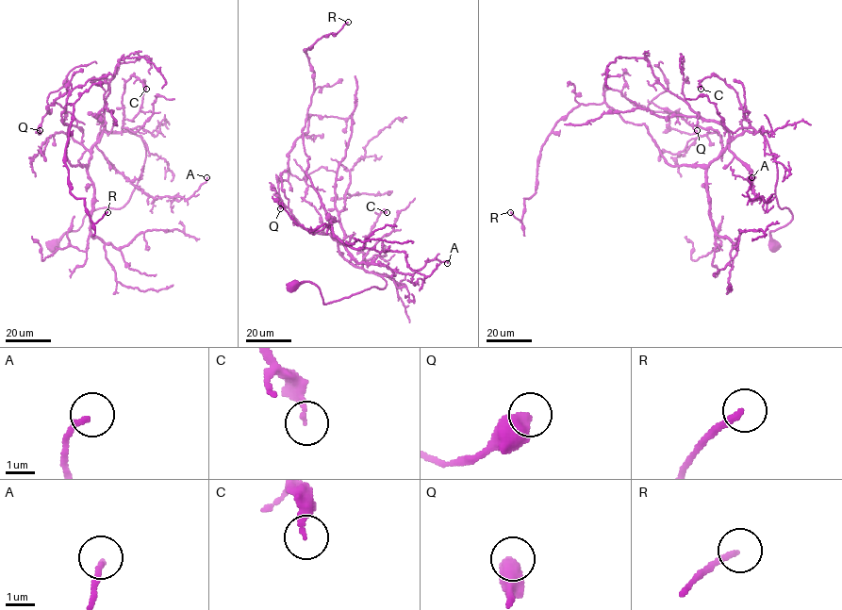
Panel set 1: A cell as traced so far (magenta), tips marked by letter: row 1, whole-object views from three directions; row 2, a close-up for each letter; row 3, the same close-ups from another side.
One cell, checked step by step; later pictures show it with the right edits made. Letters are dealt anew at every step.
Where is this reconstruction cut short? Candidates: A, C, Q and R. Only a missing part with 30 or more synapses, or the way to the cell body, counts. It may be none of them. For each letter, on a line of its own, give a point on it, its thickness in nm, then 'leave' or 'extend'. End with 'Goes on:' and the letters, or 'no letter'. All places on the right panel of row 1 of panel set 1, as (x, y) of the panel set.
A: place (751, 177); calibre 170 nm; leave
C: place (701, 89); calibre 200 nm; leave
Q: place (697, 130); calibre 550 nm; leave
R: place (510, 212); calibre 200 nm; leave
Goes on: no letter

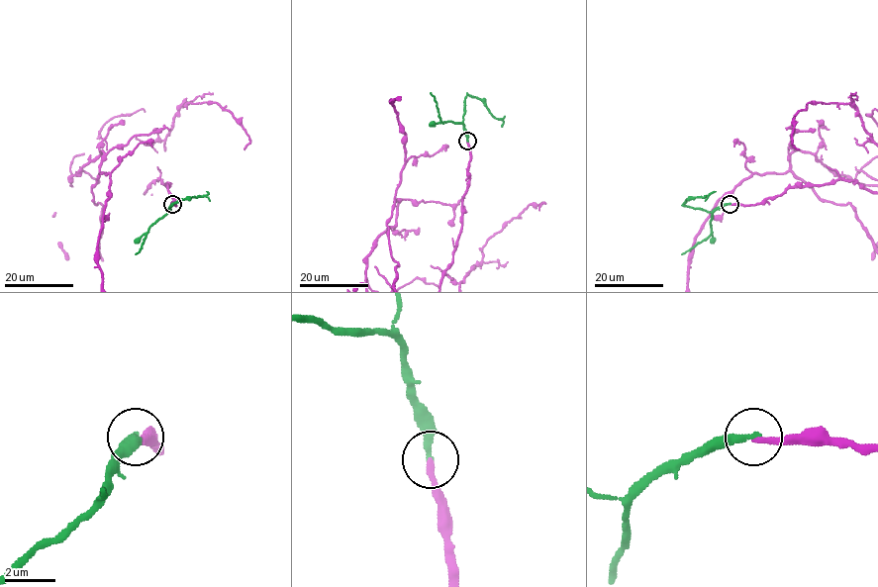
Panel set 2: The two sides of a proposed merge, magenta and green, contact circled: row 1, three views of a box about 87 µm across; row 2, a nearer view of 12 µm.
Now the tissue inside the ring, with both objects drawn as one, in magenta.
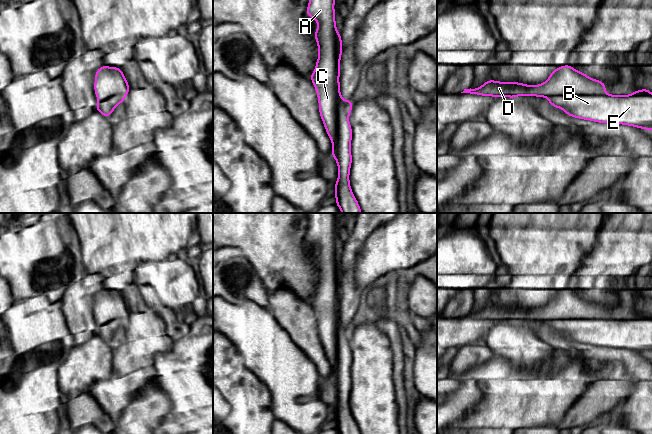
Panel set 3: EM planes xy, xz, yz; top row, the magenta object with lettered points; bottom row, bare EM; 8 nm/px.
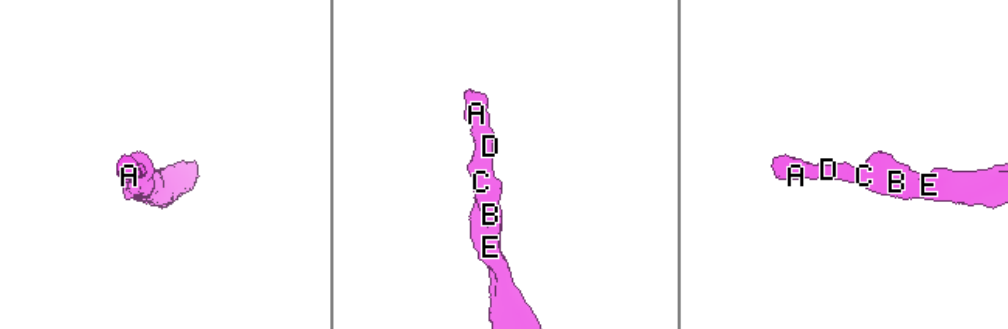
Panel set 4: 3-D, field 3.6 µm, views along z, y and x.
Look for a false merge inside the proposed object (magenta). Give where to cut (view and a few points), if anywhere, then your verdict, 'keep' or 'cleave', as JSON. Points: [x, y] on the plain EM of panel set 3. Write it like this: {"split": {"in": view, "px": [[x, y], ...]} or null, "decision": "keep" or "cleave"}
{"split": null, "decision": "keep"}

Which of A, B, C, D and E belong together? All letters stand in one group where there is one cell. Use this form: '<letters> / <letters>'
A B C D E

